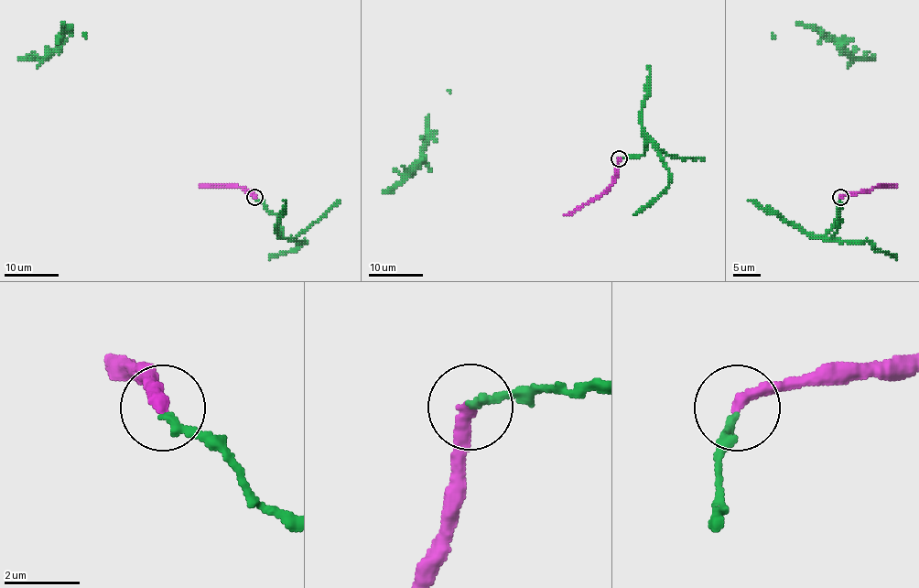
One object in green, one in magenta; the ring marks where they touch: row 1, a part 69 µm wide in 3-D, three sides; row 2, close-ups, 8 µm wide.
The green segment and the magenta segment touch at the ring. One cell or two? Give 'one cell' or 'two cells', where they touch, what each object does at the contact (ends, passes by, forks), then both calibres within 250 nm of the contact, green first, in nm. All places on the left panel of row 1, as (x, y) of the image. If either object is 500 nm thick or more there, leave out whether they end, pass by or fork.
two cells | (254, 197) | green ends | magenta ends | 220/360 nm

